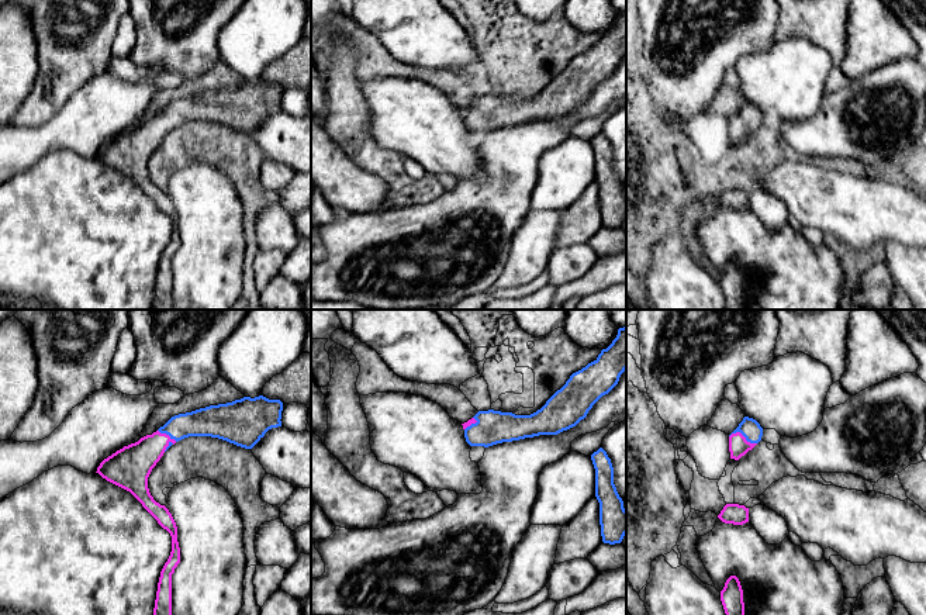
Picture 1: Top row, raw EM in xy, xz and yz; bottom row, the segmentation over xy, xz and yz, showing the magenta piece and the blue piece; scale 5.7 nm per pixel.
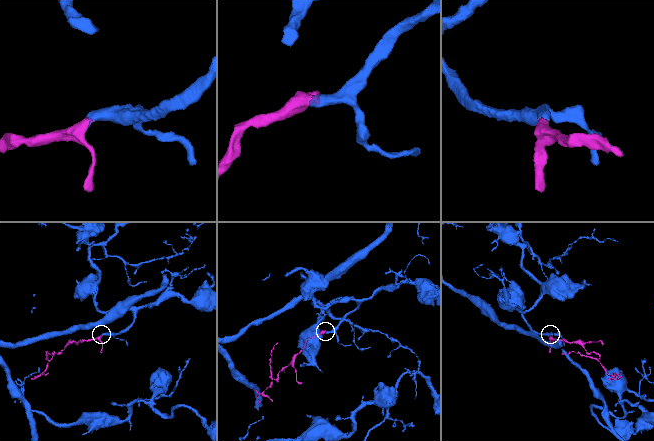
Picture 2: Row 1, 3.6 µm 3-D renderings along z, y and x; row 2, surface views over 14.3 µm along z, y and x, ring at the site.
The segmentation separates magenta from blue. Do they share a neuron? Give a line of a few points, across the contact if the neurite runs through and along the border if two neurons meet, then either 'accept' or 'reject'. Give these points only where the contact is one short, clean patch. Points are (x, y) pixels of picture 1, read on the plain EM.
line xy (134, 148), (169, 123), (182, 110), (208, 106); accept

